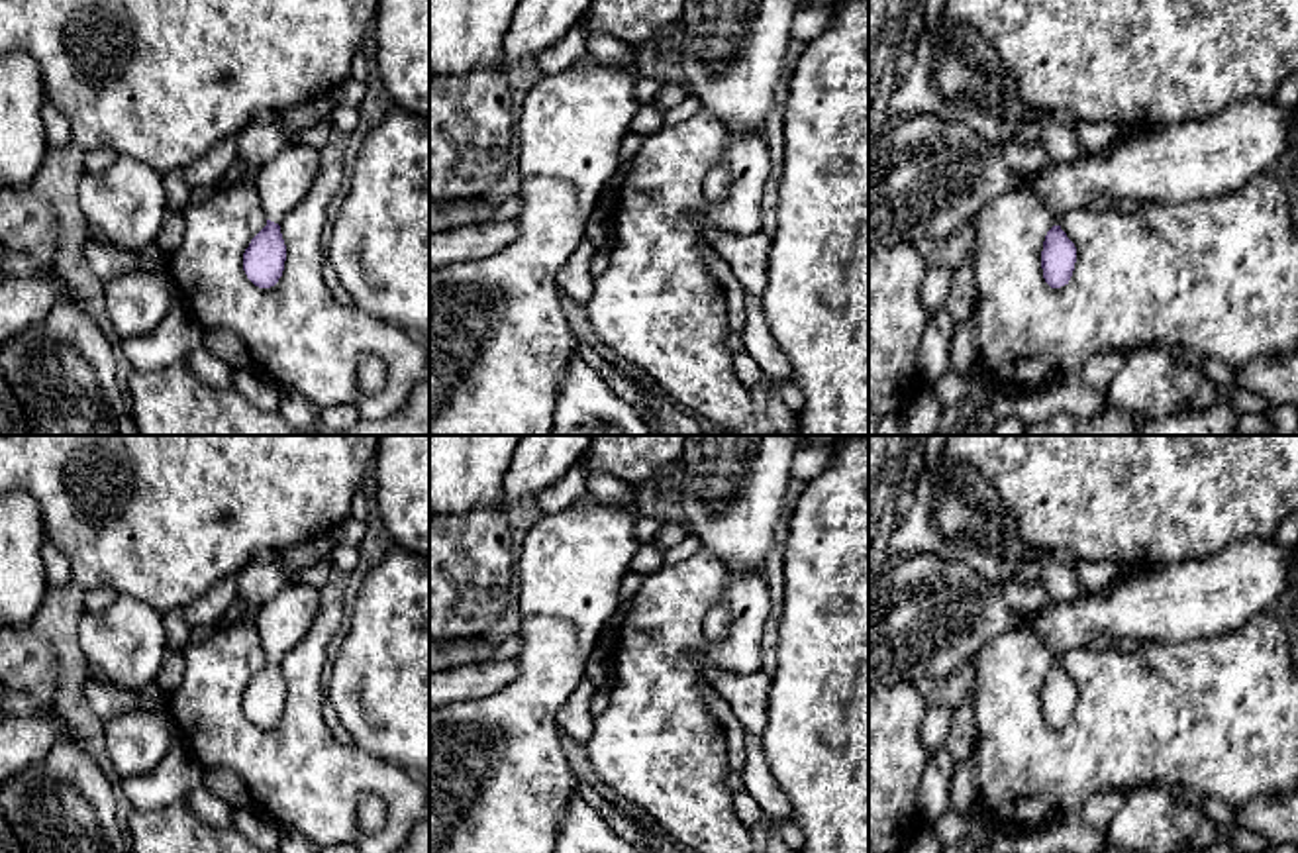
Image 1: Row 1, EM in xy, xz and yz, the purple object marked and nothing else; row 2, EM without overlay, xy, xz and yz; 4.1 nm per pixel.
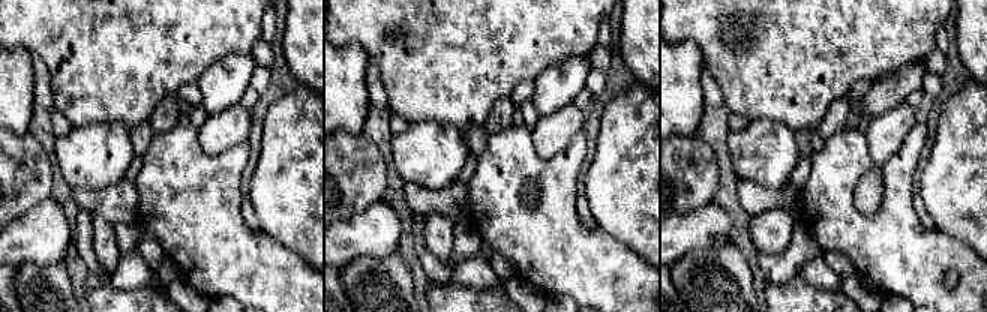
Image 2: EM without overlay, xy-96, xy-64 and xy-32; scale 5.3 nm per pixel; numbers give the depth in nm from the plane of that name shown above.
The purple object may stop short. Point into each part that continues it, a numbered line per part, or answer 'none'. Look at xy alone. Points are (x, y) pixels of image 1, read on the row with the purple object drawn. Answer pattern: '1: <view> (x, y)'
1: xy (283, 181)

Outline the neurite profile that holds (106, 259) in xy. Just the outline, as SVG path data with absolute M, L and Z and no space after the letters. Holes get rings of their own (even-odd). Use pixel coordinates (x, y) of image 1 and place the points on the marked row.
M88 241L84 245L84 259L92 273L104 282L141 269L139 257L133 251L114 243Z

